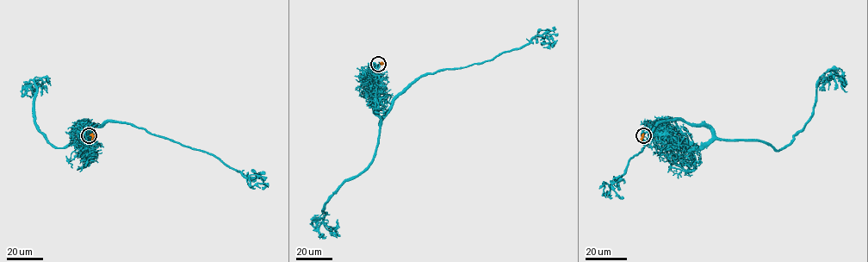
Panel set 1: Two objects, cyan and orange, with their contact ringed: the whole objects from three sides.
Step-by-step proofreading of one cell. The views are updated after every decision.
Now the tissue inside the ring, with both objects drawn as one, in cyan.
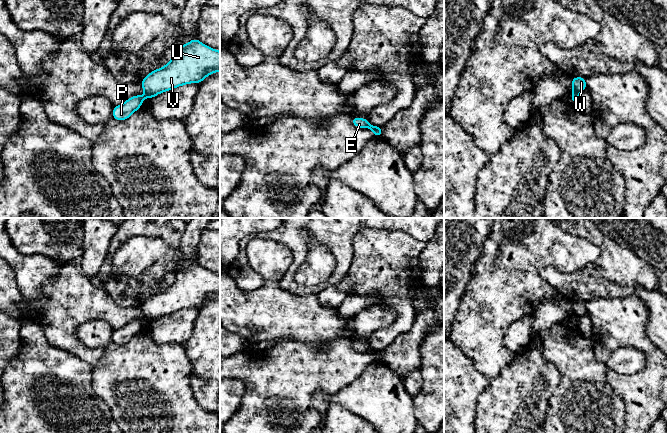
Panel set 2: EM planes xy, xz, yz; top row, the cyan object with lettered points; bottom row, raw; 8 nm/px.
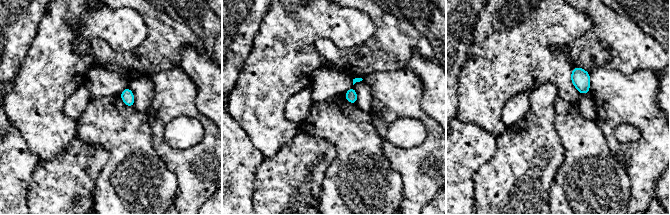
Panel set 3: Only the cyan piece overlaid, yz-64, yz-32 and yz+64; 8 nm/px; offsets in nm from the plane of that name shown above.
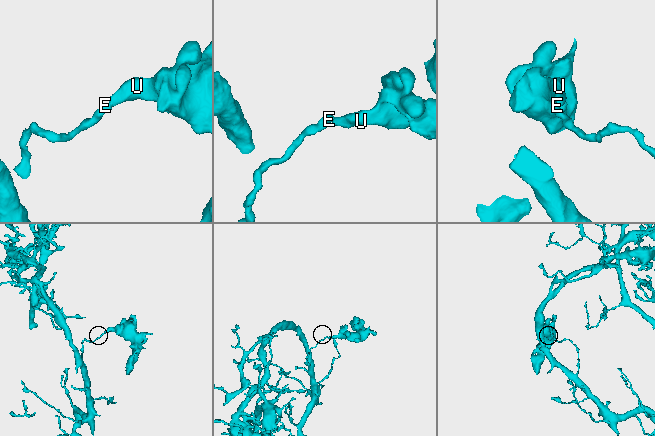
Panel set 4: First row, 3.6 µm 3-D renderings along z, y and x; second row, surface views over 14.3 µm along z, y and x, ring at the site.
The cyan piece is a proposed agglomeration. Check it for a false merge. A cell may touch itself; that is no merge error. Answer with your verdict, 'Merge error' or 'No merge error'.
Merge error

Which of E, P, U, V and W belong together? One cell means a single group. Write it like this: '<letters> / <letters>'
E P / U V W

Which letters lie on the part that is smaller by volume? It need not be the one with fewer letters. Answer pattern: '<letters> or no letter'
U, V, W

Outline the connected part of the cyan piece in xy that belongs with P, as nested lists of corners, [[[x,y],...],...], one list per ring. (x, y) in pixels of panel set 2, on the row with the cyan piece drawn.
[[[135,95],[124,103],[115,106],[112,111],[113,118],[118,121],[128,119],[136,110],[138,110],[142,106],[142,102],[146,98],[148,98],[147,95]]]

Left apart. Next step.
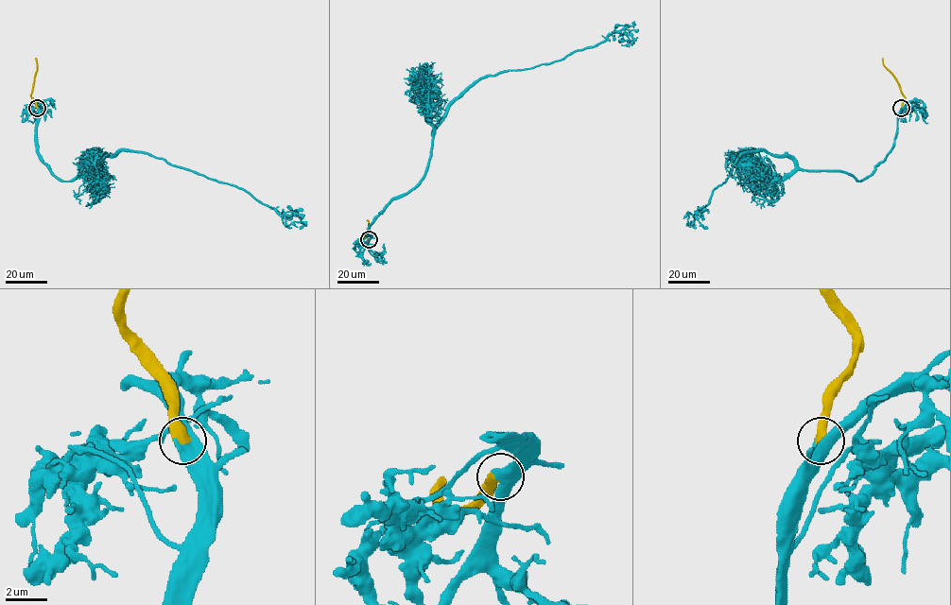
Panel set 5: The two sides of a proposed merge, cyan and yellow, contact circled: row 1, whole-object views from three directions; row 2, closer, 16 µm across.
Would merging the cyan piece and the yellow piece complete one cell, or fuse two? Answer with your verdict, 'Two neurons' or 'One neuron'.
One neuron

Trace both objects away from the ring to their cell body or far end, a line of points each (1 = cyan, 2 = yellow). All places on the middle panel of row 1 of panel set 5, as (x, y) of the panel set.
1: (369, 239), (373, 219), (423, 176), (446, 109), (480, 79), (563, 60), (613, 33), (630, 33), (631, 43)
2: (369, 239), (362, 241), (367, 220)

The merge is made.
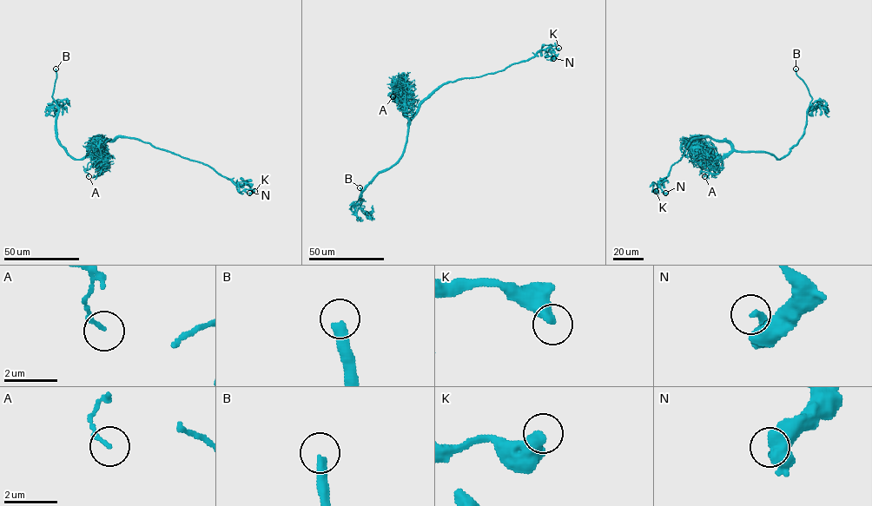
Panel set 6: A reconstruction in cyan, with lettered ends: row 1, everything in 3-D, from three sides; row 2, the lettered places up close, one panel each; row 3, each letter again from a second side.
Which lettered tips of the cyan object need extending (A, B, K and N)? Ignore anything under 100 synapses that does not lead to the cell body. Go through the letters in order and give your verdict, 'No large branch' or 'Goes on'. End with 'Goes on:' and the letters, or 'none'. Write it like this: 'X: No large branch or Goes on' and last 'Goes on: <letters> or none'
A: No large branch
B: Goes on
K: No large branch
N: No large branch
Goes on: B

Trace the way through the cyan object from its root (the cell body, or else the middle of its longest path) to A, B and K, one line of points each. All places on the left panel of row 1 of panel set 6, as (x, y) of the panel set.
A: (108, 141), (104, 143), (104, 153), (101, 156), (96, 151), (96, 158), (88, 163), (86, 172), (89, 176)
B: (108, 141), (102, 151), (80, 159), (72, 158), (61, 145), (57, 137), (57, 108), (52, 96), (56, 68)
K: (108, 141), (124, 136), (149, 142), (212, 167), (228, 178), (240, 192), (245, 189), (254, 191)

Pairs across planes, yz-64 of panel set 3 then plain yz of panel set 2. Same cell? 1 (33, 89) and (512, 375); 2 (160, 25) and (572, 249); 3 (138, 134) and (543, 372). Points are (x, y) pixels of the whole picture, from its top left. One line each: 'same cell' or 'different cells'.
1: different cells
2: different cells
3: different cells

